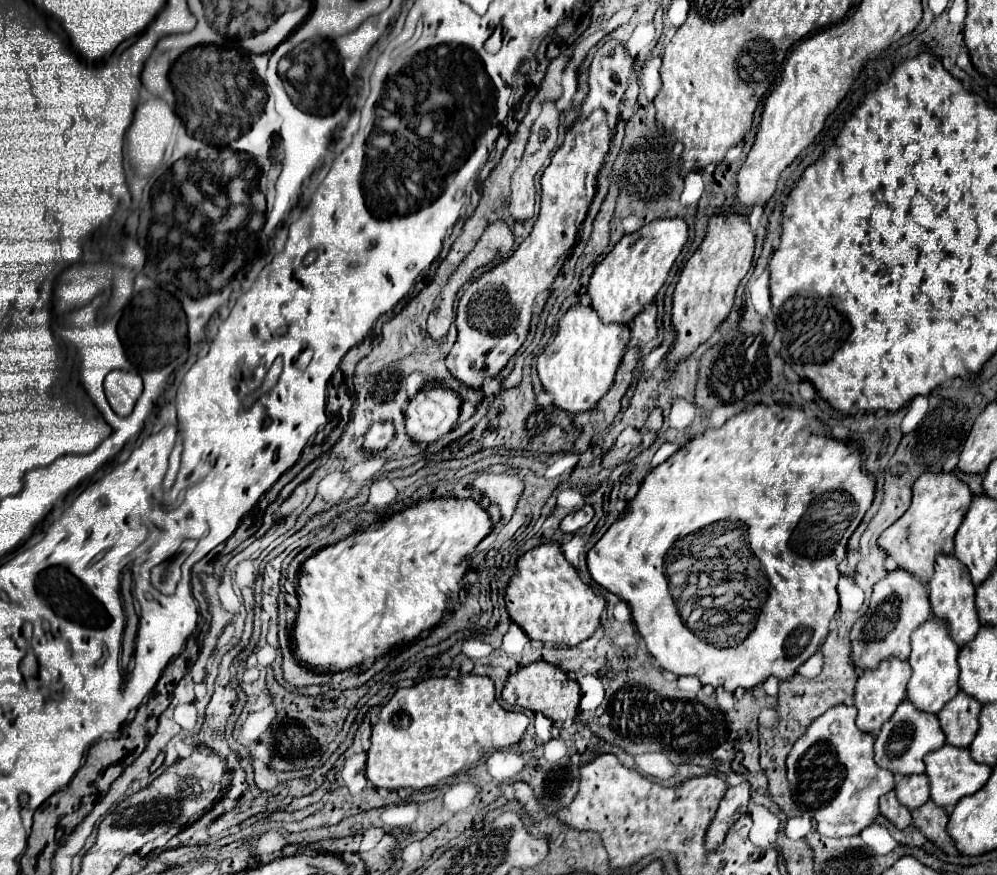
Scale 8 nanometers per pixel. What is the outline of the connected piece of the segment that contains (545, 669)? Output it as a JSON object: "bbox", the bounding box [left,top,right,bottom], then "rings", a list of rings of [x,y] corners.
{"bbox":[503,661,581,723],"rings":[[[537,661],[537,663],[531,663],[531,665],[519,669],[517,673],[513,673],[507,679],[507,685],[503,689],[503,699],[509,705],[519,705],[533,713],[543,713],[551,721],[565,723],[565,721],[573,721],[577,717],[581,691],[579,691],[579,683],[573,681],[567,673],[563,673],[559,667],[553,667],[545,661]]]}

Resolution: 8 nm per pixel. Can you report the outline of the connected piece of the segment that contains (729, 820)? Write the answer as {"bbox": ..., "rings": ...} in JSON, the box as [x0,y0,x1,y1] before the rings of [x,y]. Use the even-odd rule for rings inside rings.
{"bbox":[705,781,749,853],"rings":[[[743,781],[741,785],[737,787],[729,787],[719,803],[719,809],[705,833],[705,851],[711,853],[715,851],[723,839],[727,837],[729,829],[733,827],[733,823],[743,815],[747,813],[747,805],[749,805],[749,783]]]}

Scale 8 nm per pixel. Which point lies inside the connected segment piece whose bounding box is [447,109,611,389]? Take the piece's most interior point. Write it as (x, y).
(494, 312)

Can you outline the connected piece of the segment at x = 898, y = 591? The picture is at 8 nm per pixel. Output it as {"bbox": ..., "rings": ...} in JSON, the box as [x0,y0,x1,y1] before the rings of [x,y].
{"bbox":[849,569,931,671],"rings":[[[895,569],[887,573],[887,577],[873,587],[867,613],[861,615],[849,631],[851,663],[865,671],[865,669],[877,669],[879,663],[885,659],[893,659],[893,657],[907,659],[911,651],[909,645],[911,633],[929,617],[931,617],[931,605],[925,585],[919,579],[913,579],[903,569]]]}

